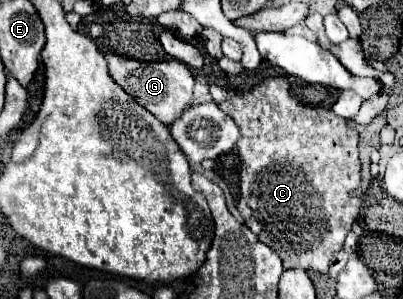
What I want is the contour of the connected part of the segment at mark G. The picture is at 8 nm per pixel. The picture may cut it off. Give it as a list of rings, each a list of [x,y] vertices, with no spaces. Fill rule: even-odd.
[[[104,52],[104,58],[108,62],[108,72],[120,88],[130,94],[142,108],[152,112],[160,122],[172,124],[176,118],[182,116],[184,108],[192,100],[192,88],[194,78],[186,64],[178,60],[164,60],[164,62],[140,62],[126,56],[118,56],[112,52]]]

